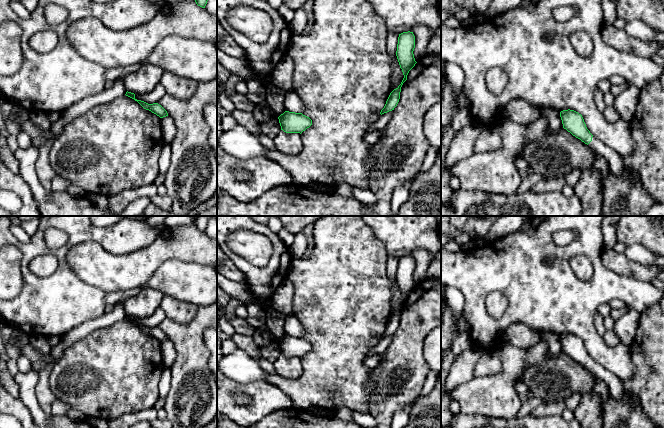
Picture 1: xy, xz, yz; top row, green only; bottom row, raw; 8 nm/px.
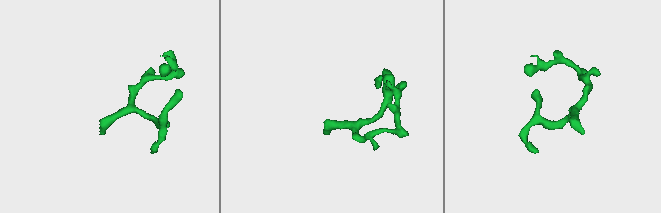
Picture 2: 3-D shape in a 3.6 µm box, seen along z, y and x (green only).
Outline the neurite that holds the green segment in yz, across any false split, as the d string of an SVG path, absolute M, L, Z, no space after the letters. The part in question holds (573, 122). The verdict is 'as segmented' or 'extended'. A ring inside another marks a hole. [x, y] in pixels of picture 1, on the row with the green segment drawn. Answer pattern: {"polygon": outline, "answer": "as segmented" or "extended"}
{"polygon": "M568 109L561 111L560 117L564 129L587 144L596 155L602 156L607 160L611 173L617 176L623 174L625 165L622 157L590 133L581 114Z", "answer": "extended"}

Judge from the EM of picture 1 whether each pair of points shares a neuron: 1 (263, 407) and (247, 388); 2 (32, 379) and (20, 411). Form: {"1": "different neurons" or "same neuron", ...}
{"1": "same neuron", "2": "different neurons"}

